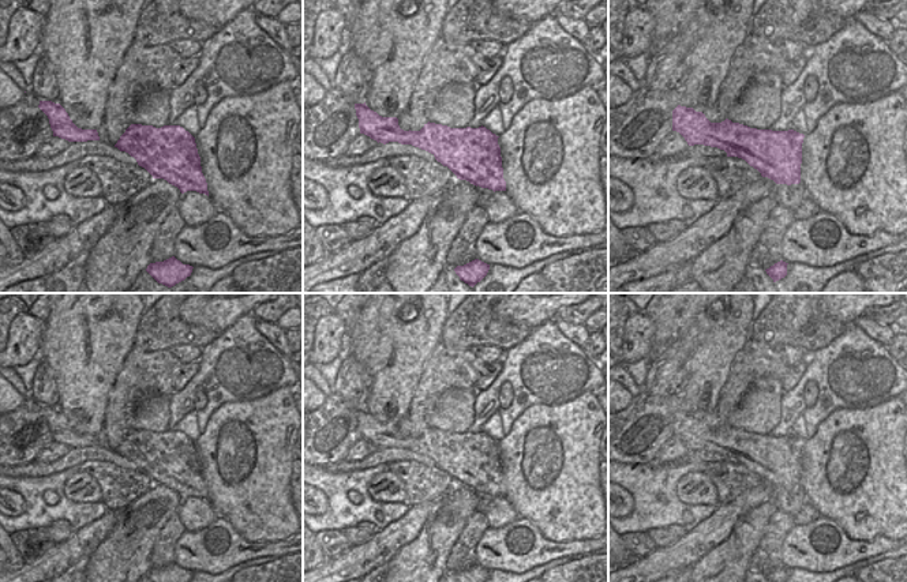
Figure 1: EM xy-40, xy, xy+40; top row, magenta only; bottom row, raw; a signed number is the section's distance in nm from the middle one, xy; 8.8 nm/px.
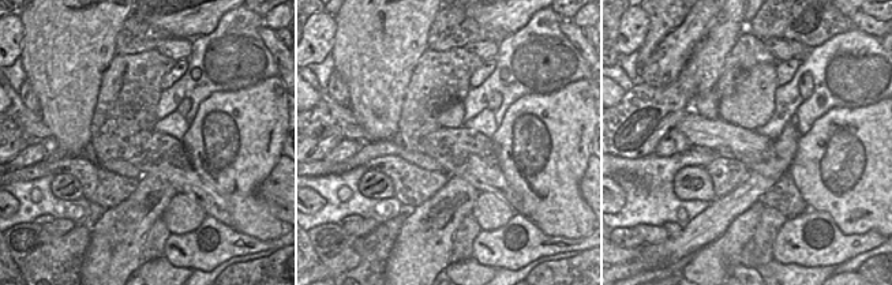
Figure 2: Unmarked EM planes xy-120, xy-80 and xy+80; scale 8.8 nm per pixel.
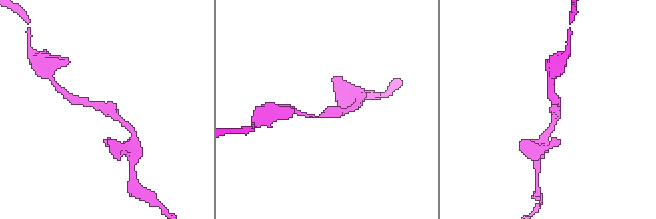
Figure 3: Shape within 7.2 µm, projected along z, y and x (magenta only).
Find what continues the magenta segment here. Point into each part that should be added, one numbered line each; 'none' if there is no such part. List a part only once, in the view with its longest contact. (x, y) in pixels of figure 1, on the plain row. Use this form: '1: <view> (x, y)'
none

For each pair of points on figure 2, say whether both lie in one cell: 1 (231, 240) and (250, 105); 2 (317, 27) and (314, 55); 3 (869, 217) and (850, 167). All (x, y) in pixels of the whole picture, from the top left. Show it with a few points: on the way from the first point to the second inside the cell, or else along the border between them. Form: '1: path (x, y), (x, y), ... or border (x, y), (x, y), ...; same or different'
1: border (232, 228), (262, 240); different
2: path (317, 34), (315, 48); same
3: path (870, 205), (870, 192), (858, 179); same

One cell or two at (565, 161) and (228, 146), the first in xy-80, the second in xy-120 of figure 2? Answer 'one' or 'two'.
one

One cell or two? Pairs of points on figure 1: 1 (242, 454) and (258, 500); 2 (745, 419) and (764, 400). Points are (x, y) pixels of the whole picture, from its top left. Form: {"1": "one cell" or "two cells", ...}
{"1": "one cell", "2": "one cell"}

